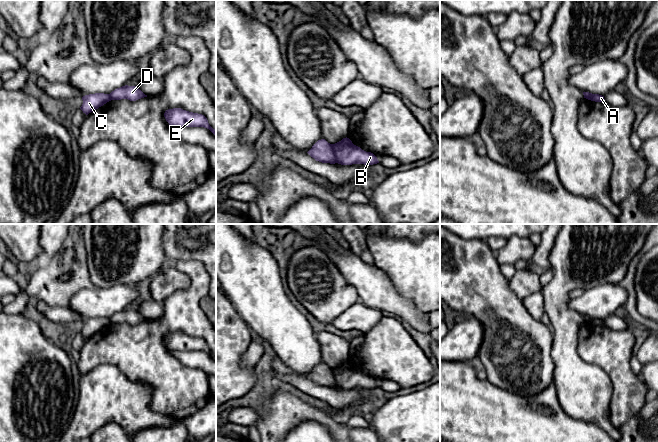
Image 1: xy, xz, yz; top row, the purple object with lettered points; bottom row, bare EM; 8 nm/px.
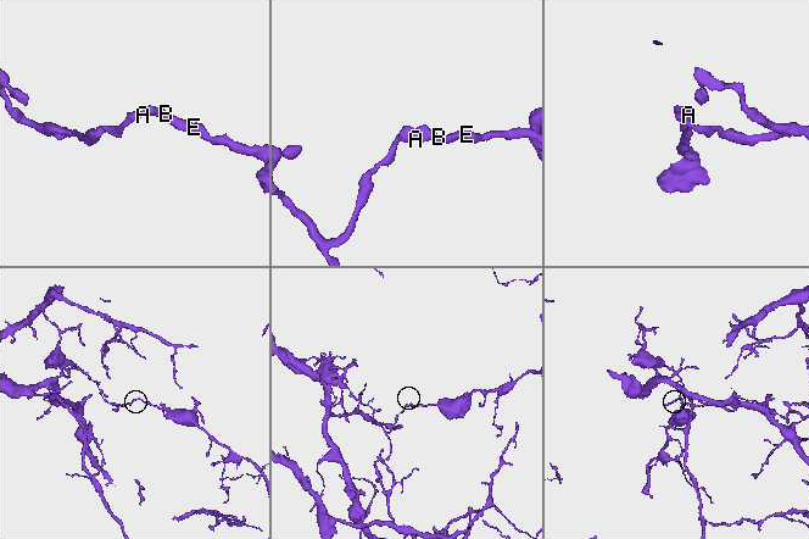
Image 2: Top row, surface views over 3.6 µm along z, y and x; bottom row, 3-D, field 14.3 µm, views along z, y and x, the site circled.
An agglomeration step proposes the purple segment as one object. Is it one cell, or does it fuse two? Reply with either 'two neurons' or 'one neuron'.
two neurons

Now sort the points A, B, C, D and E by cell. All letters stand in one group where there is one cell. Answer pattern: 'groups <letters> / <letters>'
groups A C / B D E

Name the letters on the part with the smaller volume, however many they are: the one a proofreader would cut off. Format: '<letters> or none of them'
B, D, E

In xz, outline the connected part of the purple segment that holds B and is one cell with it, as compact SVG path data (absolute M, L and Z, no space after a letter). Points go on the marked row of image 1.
M349 138L333 144L336 162L341 165L364 164L373 165L379 163L377 157L354 145Z

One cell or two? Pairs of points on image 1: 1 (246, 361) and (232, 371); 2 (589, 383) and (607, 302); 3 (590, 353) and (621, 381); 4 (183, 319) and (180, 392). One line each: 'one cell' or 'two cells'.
1: two cells
2: two cells
3: one cell
4: one cell

